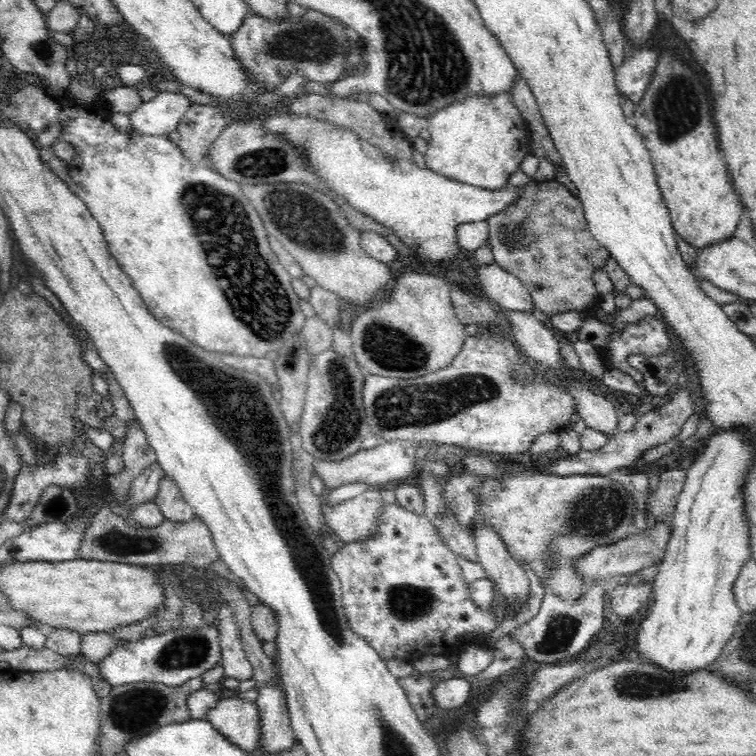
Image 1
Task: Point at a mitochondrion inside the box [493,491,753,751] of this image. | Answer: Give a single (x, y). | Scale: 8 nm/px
(633, 684)

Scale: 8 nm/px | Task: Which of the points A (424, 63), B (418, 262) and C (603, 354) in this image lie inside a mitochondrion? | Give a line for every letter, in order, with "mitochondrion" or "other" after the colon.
A: mitochondrion
B: other
C: other

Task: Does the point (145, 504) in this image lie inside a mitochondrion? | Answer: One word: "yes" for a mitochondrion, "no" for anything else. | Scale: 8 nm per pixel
no

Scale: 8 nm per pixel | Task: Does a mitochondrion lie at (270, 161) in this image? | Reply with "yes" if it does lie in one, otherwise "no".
yes

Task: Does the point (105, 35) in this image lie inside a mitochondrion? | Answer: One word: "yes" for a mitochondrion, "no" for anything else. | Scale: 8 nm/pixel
no

